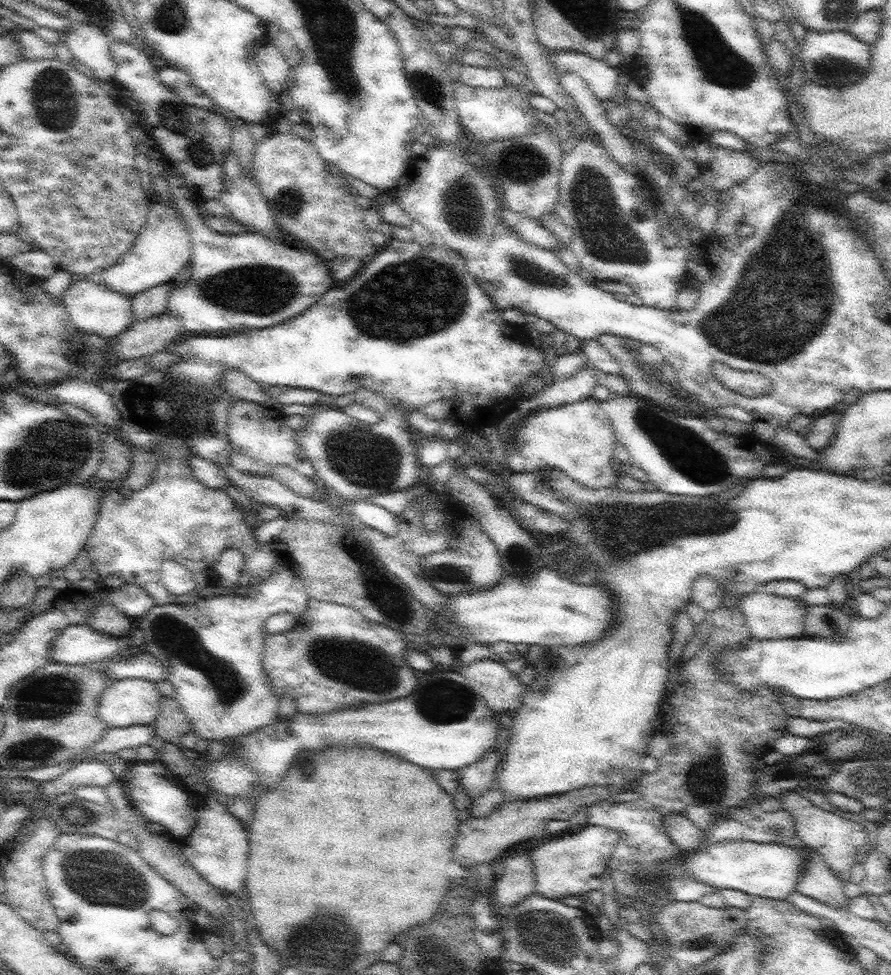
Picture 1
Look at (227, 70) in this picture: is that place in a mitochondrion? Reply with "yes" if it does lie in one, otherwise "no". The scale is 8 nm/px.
no

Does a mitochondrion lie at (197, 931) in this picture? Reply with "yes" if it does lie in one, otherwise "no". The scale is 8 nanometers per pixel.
no

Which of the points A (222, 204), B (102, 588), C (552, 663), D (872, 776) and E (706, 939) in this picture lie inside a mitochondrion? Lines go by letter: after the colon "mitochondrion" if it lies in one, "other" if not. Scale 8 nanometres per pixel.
A: other
B: other
C: mitochondrion
D: mitochondrion
E: mitochondrion

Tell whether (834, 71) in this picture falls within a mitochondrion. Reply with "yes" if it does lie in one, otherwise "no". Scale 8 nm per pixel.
yes

